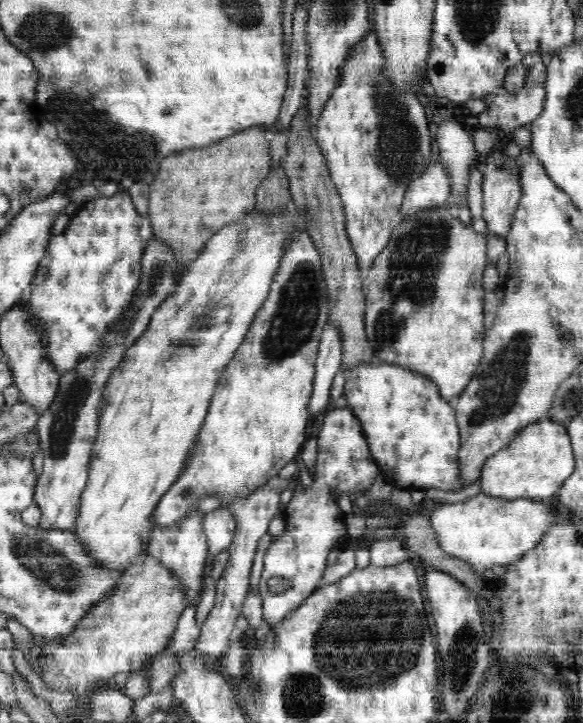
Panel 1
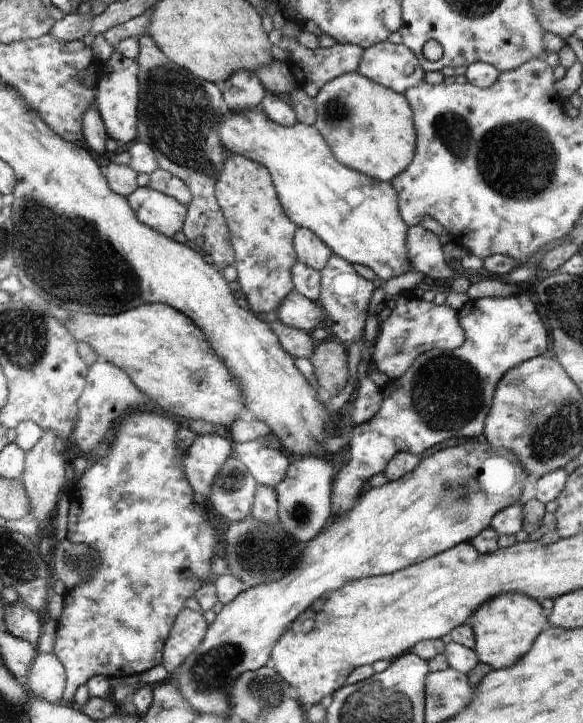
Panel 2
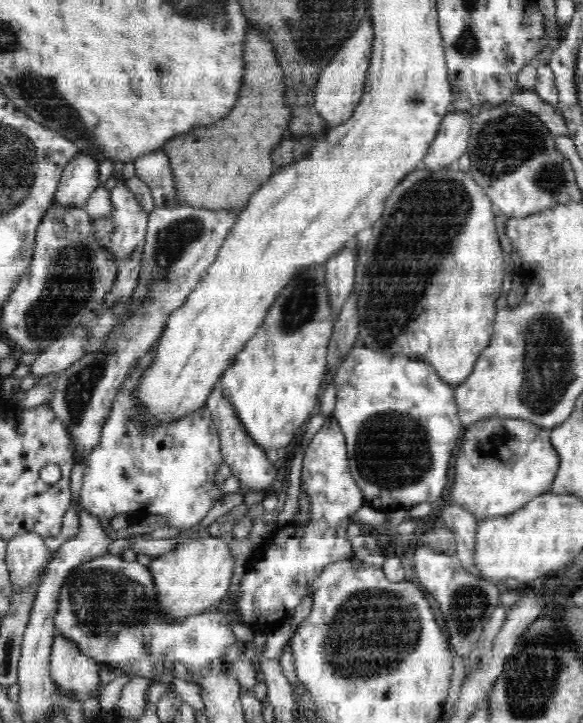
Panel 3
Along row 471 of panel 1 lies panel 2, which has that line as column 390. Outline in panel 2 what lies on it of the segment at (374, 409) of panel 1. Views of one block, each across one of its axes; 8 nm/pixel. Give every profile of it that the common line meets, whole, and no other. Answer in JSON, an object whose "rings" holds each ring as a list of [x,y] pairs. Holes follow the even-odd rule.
{"rings":[[[528,291],[502,298],[469,299],[458,311],[460,326],[466,332],[467,340],[464,344],[459,349],[437,353],[428,351],[415,358],[415,364],[402,378],[389,379],[386,386],[380,389],[382,406],[376,416],[352,430],[348,444],[350,458],[348,464],[340,470],[336,482],[336,518],[354,508],[361,496],[360,484],[366,480],[370,481],[374,474],[384,472],[388,461],[391,461],[396,453],[422,454],[424,450],[430,450],[450,438],[477,439],[483,435],[499,379],[514,366],[544,355],[544,350],[550,346],[548,332],[542,326],[536,306],[528,298]]]}

